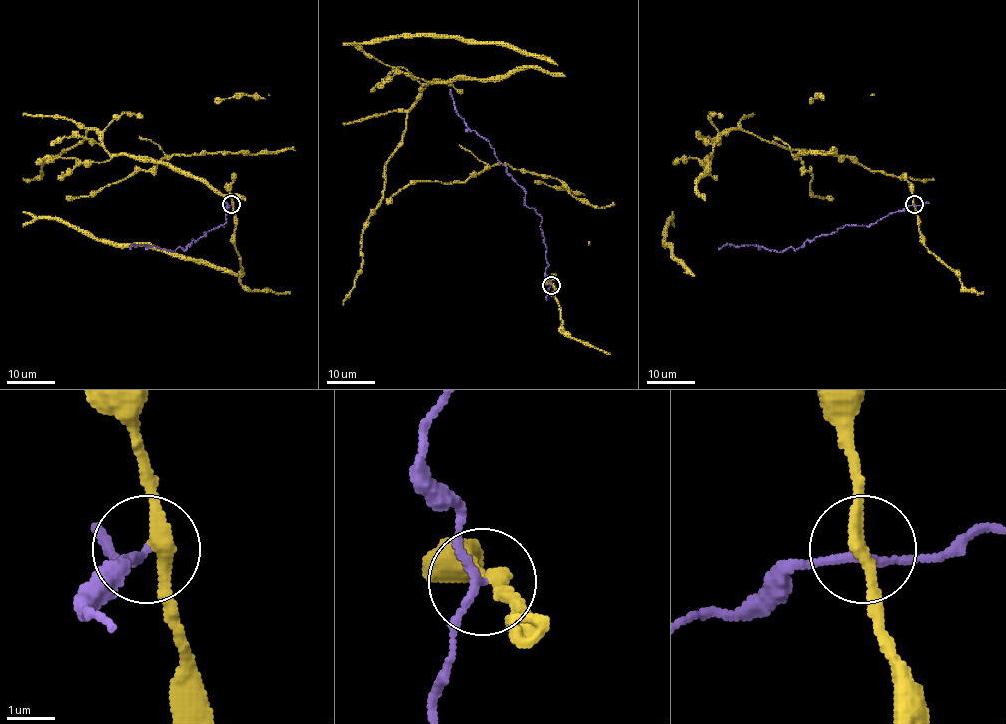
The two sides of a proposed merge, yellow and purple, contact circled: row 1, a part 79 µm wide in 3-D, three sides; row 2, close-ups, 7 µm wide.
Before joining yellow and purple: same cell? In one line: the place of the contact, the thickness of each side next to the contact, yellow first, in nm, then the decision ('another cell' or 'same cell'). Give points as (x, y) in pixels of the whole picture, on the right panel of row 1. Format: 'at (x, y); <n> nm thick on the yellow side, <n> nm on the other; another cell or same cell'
at (914, 204); 280 nm thick on the yellow side, 140 nm on the other; another cell

